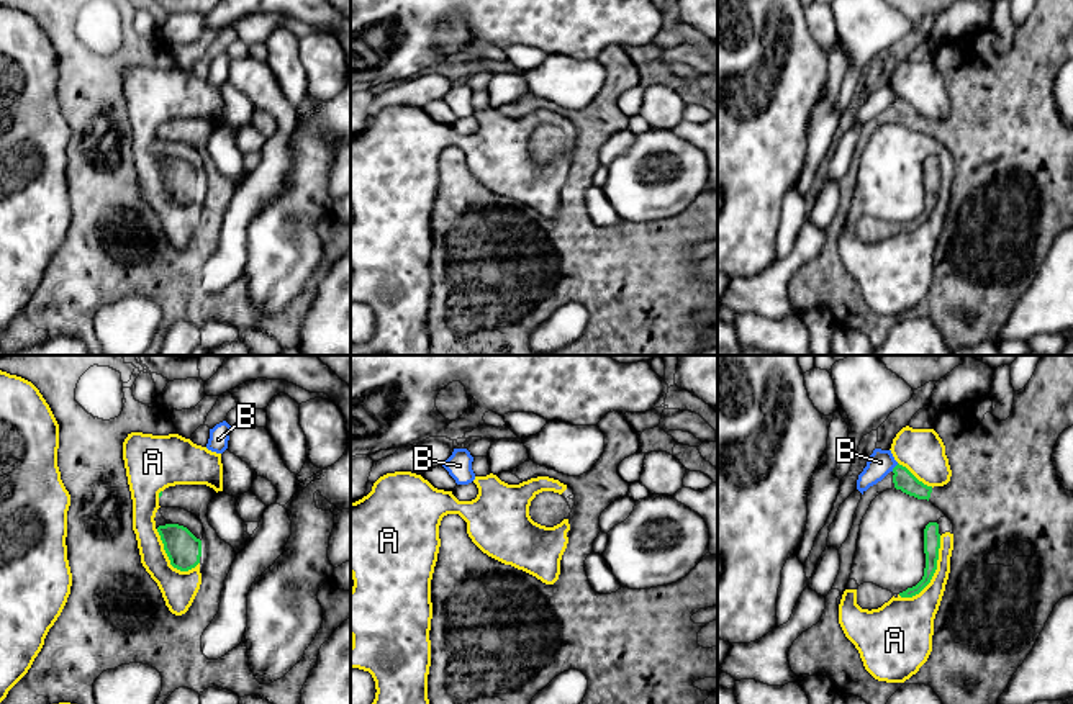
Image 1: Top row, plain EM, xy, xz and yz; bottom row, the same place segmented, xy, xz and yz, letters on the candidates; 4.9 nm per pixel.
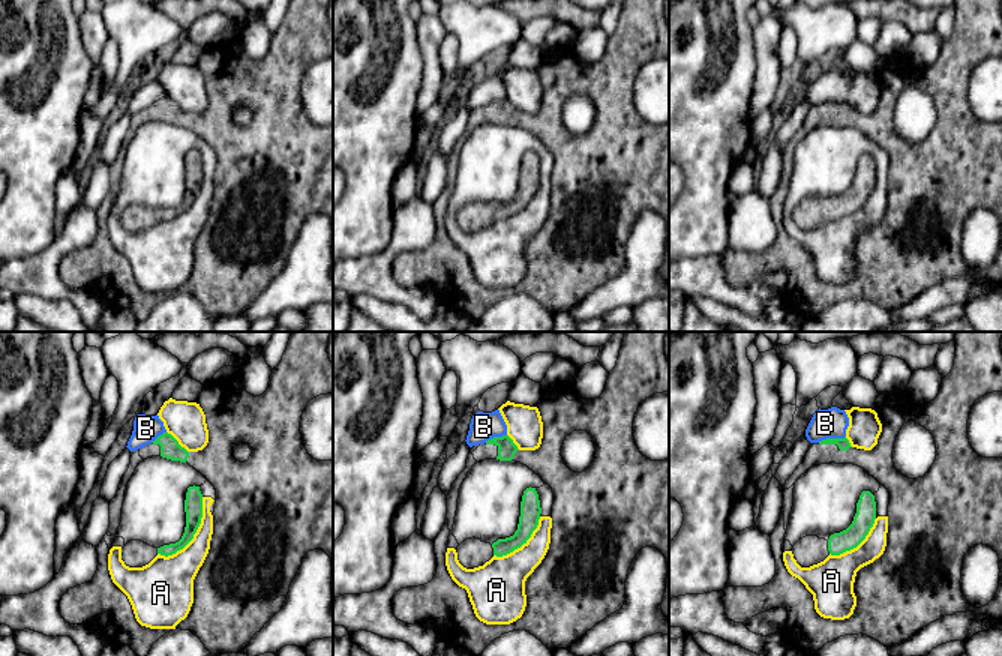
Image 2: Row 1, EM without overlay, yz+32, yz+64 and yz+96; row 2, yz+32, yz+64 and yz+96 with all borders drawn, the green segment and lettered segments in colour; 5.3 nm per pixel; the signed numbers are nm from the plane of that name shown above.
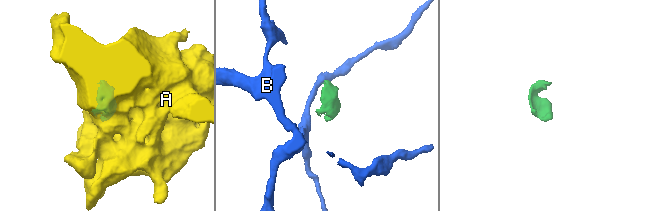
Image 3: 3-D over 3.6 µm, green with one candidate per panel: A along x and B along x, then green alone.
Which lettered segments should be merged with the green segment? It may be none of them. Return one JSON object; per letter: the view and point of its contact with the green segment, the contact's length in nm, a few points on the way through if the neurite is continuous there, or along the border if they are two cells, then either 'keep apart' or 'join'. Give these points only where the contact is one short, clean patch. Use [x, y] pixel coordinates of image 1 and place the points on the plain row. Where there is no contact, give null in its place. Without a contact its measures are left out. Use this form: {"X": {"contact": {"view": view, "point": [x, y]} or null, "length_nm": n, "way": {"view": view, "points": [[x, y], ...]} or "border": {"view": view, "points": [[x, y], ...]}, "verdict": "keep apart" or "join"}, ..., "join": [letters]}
{"A": {"contact": {"view": "yz", "point": [934, 205]}, "length_nm": 360, "verdict": "keep apart"}, "B": {"contact": {"view": "yz", "point": [895, 100]}, "length_nm": 50, "border": {"view": "yz", "points": [[898, 97], [891, 103]]}, "verdict": "keep apart"}, "join": []}

